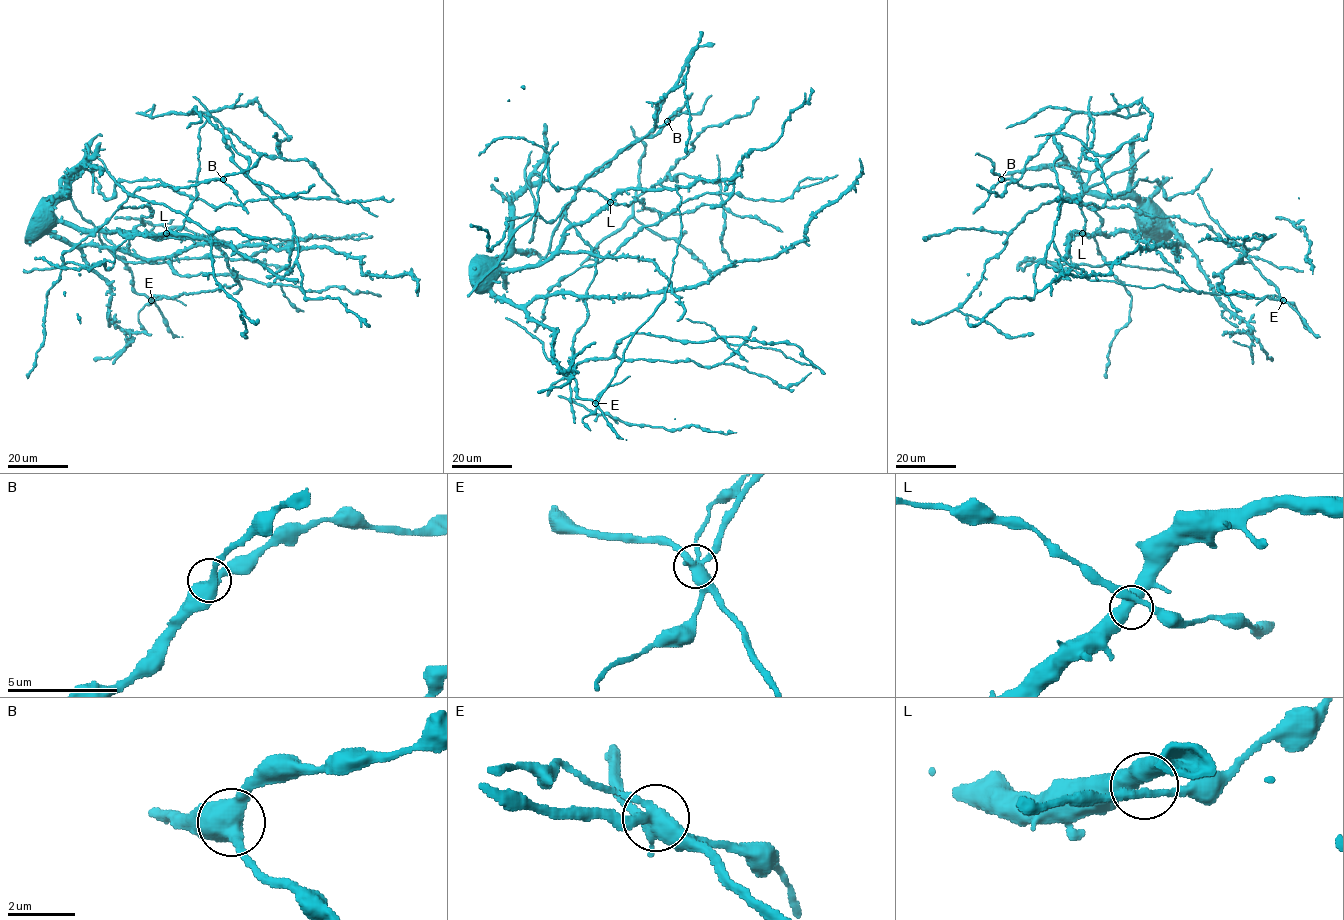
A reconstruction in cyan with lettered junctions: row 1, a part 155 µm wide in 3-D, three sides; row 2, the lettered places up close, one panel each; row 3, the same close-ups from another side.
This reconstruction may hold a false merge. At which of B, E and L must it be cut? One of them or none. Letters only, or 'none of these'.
E

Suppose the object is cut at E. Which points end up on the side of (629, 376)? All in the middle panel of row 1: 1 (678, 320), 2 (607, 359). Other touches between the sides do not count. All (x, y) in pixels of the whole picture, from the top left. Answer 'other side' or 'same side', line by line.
1: other side
2: other side

